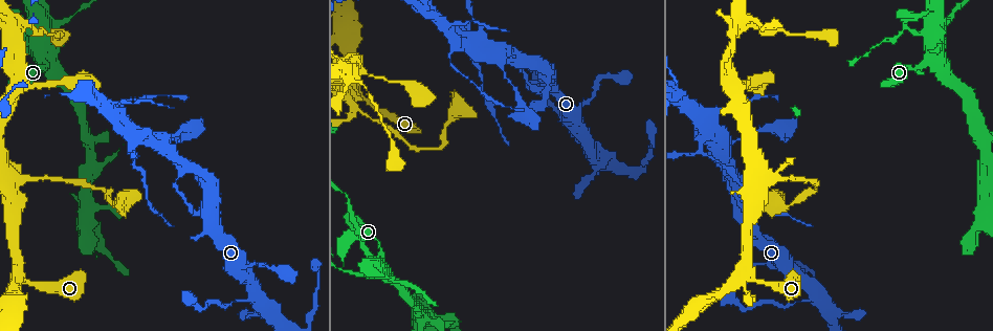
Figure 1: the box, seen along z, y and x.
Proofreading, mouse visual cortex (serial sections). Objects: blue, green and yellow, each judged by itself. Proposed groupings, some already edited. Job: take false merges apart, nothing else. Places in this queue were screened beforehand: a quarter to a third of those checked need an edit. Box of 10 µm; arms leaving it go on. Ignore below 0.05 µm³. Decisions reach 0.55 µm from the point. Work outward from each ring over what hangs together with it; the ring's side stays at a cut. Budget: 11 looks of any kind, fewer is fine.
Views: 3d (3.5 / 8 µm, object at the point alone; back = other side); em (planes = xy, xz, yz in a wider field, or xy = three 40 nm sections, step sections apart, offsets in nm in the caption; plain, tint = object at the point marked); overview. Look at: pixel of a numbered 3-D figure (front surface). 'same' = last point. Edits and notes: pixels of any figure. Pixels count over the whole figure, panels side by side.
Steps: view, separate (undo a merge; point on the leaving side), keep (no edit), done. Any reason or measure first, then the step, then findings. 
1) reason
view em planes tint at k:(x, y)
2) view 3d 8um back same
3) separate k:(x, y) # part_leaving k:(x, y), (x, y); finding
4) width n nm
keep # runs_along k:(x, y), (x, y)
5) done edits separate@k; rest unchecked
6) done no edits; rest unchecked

view 3d 3.5um at 1:(727, 164)

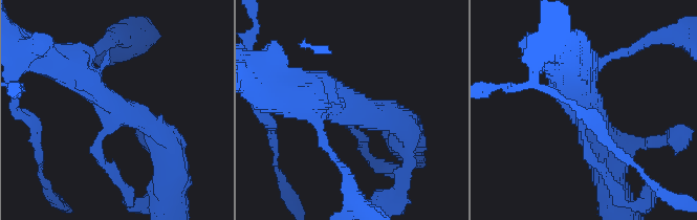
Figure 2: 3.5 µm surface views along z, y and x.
shape alone is not enough
view em xy step 3 tint at 2:(119, 110)

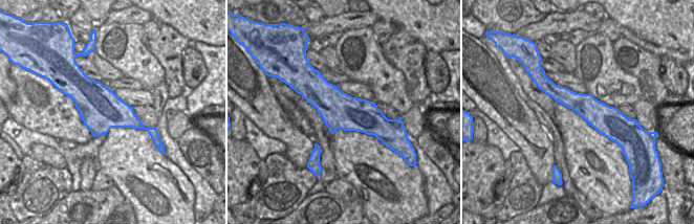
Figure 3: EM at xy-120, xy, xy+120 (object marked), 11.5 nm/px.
another direction
view em xy step 5 tint same

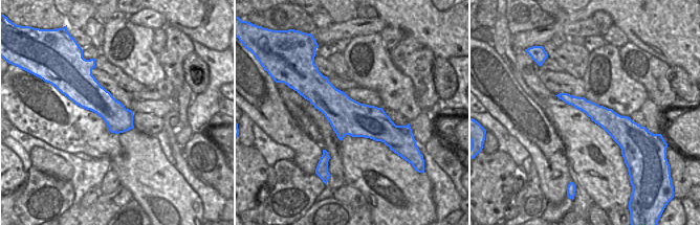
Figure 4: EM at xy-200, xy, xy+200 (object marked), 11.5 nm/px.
arm_widths 100, 400, 450 nm
keep # runs_along 4:(562, 95), (614, 125), (628, 125); all the same cell

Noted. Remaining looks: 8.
thin arm on a thick one
view 3d 8um at 1:(471, 43)

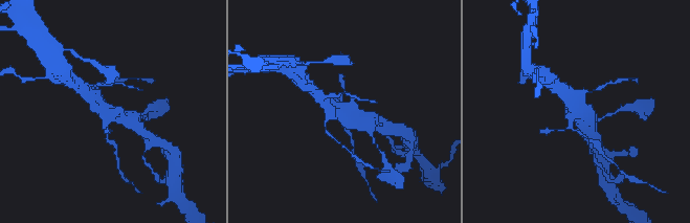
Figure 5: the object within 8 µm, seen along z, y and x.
view 3d 3.5um same

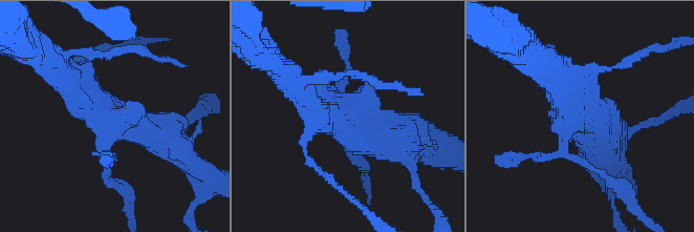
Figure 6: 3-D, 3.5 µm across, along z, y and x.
now the EM
view em xy step 5 tint at 6:(350, 117)

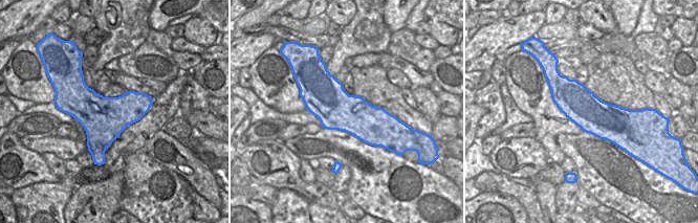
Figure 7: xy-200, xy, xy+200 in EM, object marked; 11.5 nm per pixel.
separate 6:(344, 57) # part_leaving 6:(107, 147), (107, 180), (127, 192), (130, 209); a second cell is stuck on

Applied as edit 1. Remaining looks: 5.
a fork
view 3d 3.5um at 1:(358, 240)

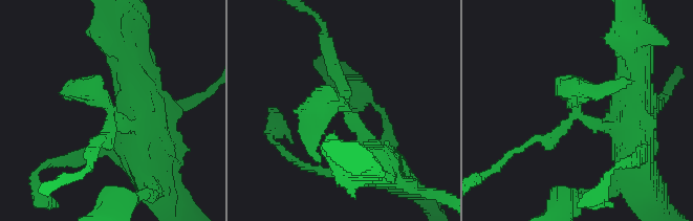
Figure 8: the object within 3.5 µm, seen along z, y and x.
view em xy step 5 tint at 8:(347, 109)

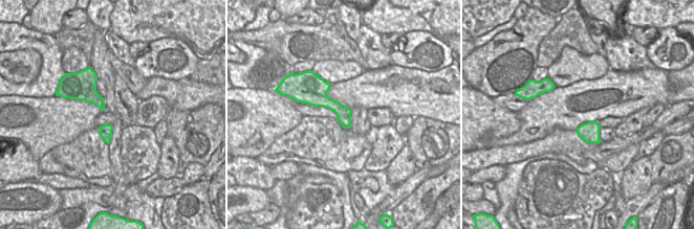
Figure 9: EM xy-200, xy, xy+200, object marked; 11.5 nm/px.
separate 8:(94, 141) # part_leaving 8:(561, 129), (532, 139), (489, 171); two cells meet here

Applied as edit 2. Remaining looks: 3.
redraw
view overview

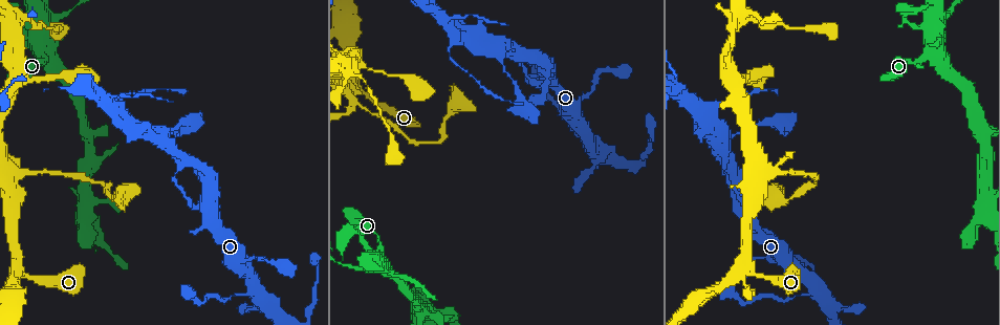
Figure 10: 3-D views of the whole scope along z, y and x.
calibre changes
view 3d 3.5um at 10:(748, 265)

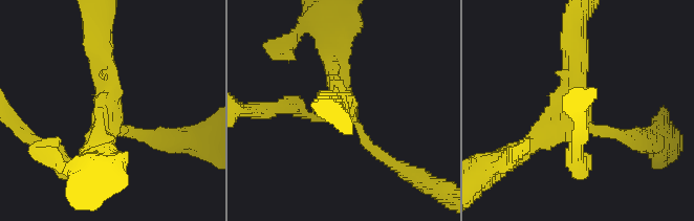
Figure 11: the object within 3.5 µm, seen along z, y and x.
arms 4; arm_widths 150, 150, 300, 300 nm; shape alone is not enough
view em xy step 5 tint at 11:(109, 110)

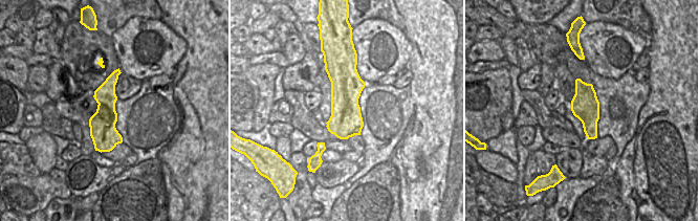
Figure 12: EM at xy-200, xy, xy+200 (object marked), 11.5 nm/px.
keep # runs_along 12:(116, 72), (106, 91), (97, 148); one cell here

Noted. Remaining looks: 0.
done edits separate@6, separate@8; rest unchecked

